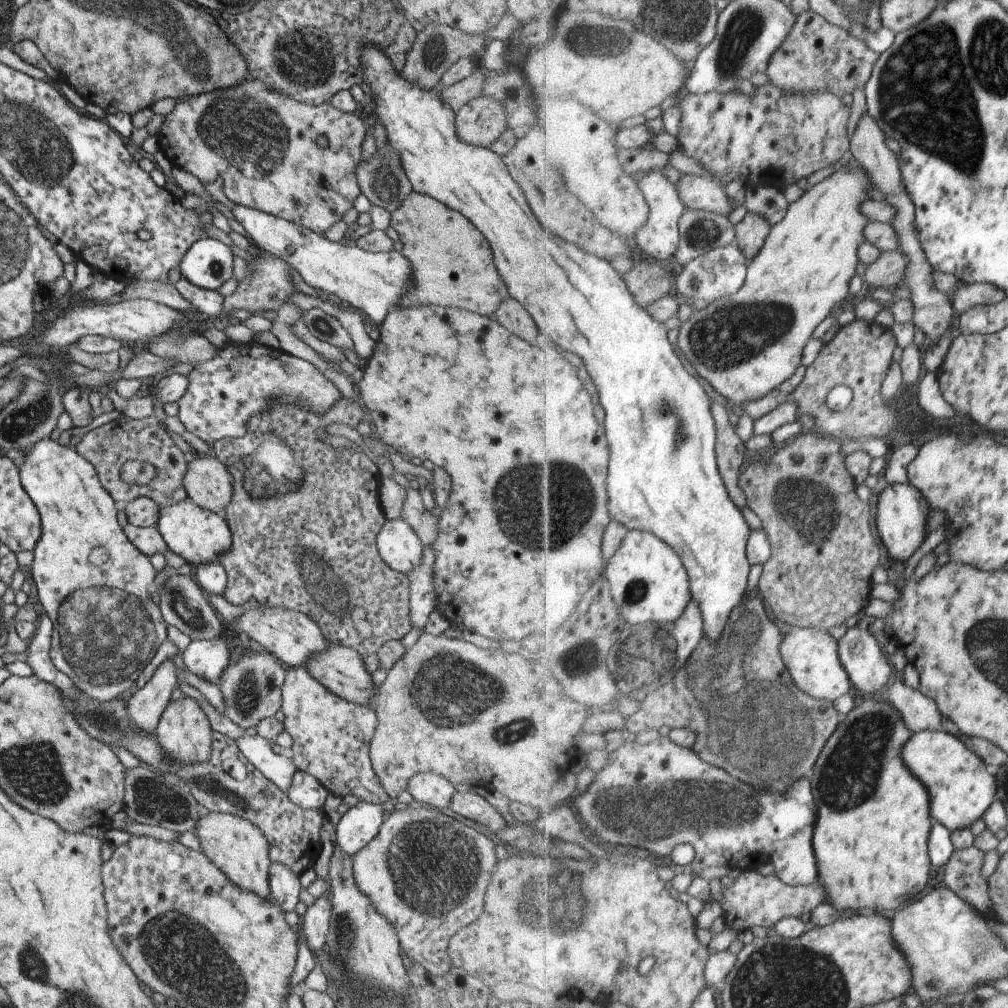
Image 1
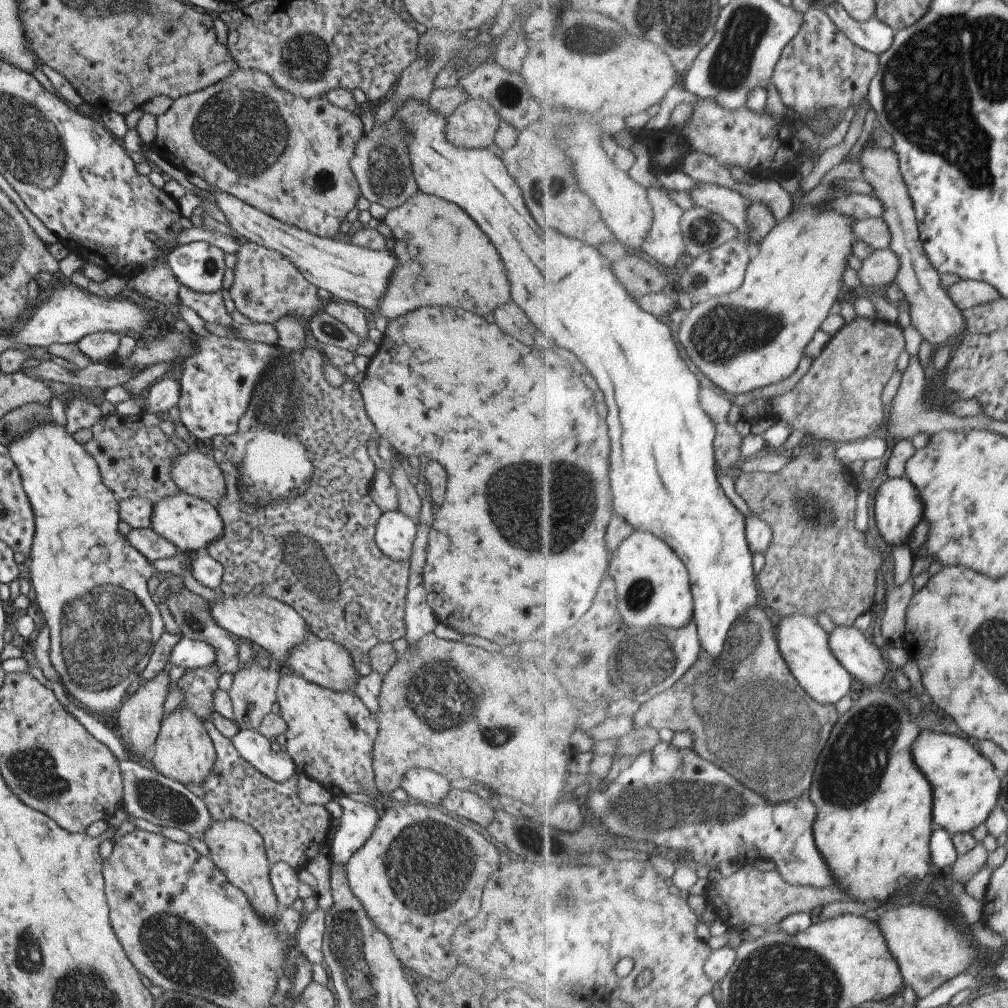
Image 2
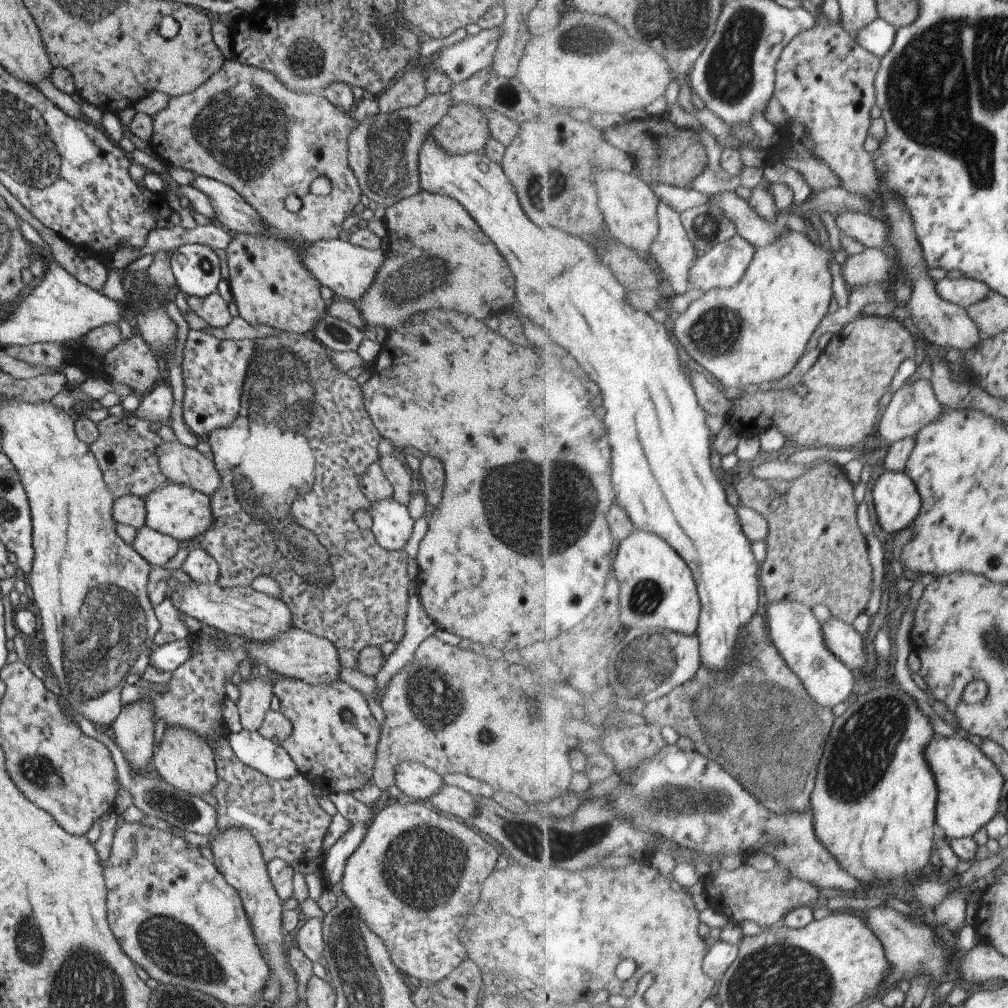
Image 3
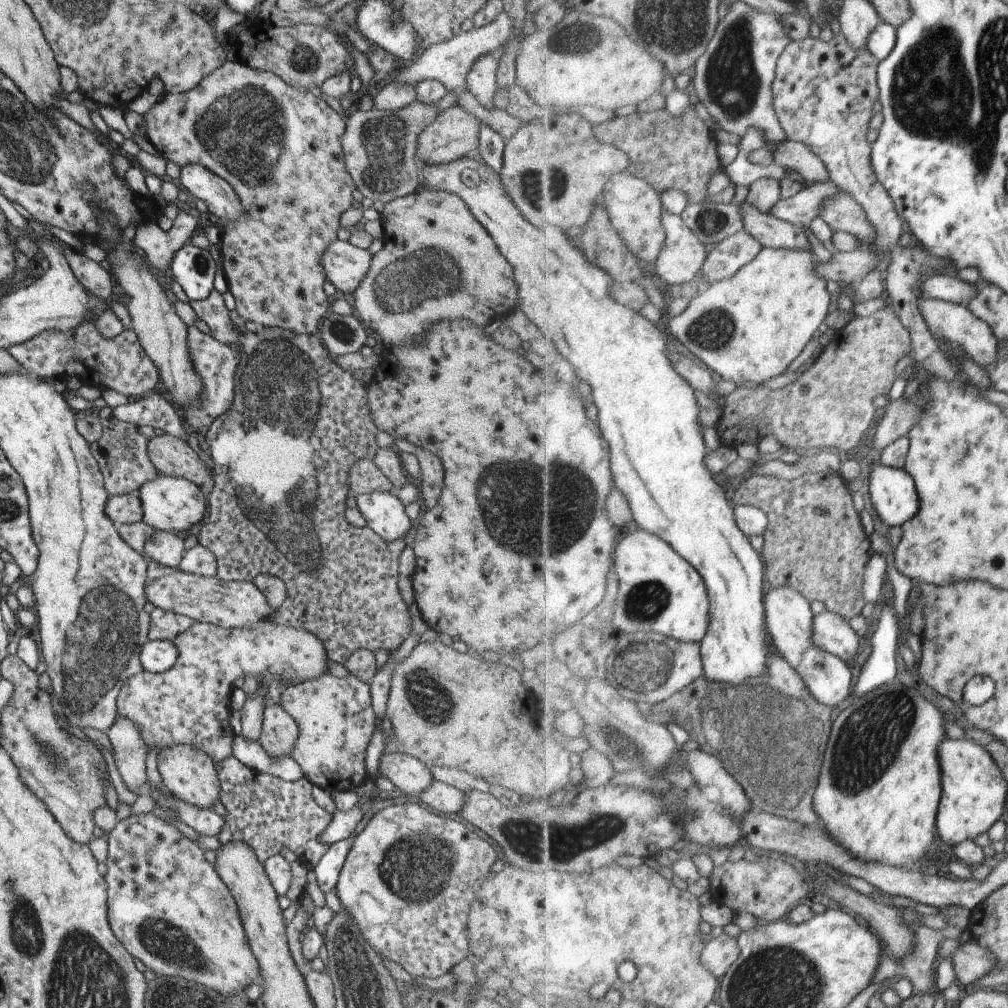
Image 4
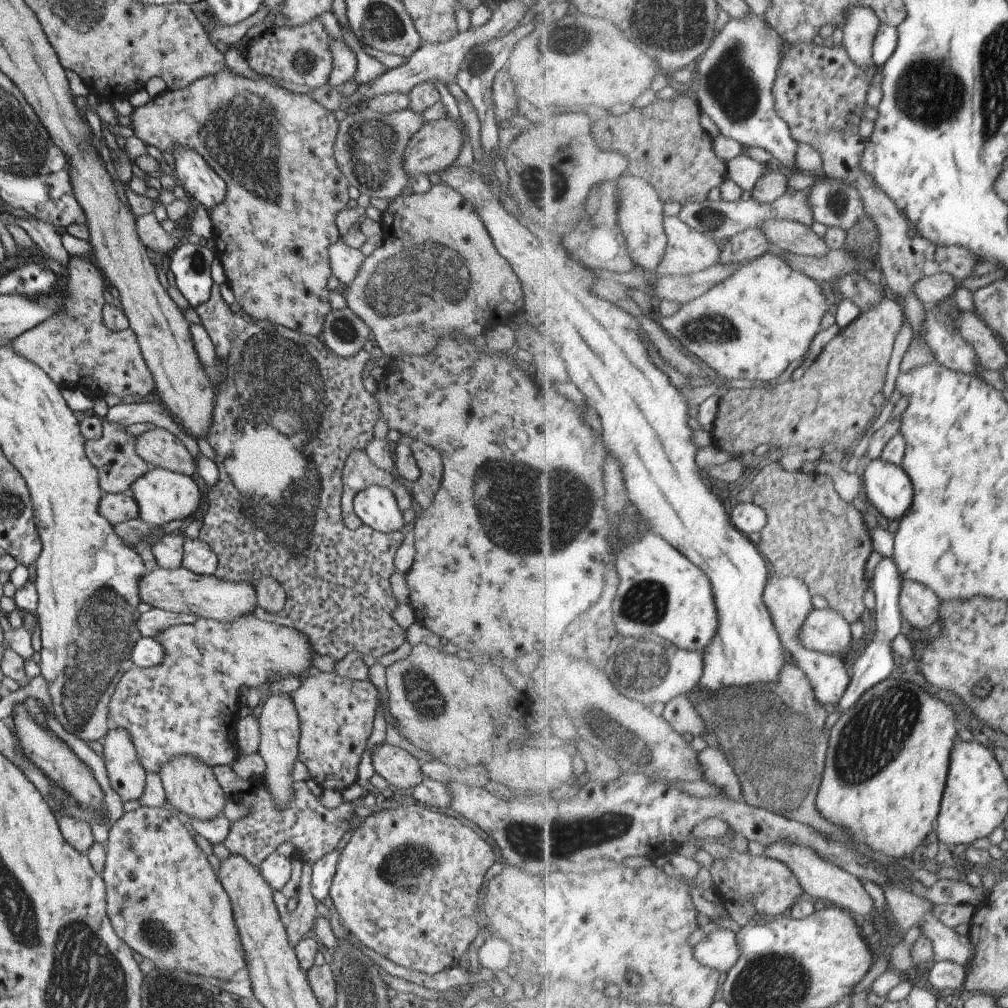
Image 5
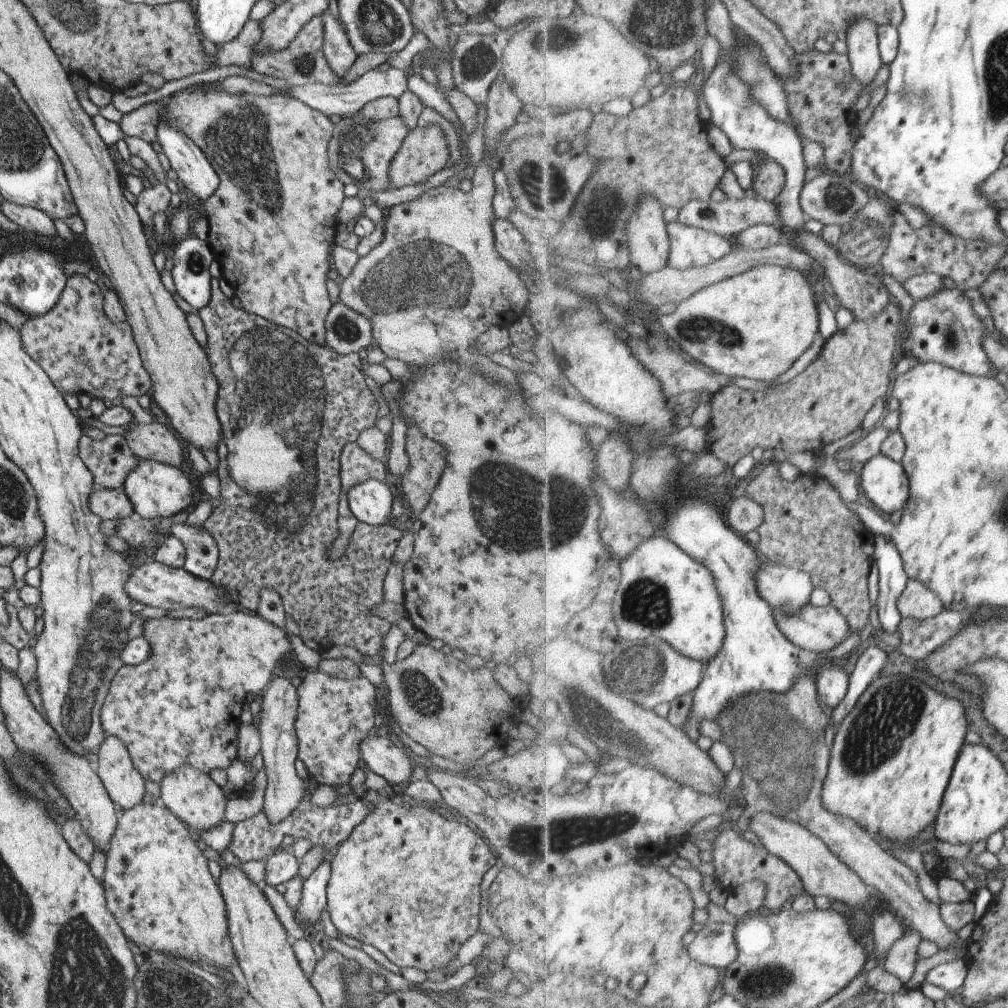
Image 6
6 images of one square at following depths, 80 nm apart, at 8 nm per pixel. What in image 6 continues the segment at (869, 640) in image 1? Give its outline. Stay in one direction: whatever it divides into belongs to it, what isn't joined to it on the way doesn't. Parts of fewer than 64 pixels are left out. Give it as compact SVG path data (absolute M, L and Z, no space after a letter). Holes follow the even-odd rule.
M833 604L803 607L796 615L775 611L780 629L797 646L813 652L829 652L850 634L850 624Z

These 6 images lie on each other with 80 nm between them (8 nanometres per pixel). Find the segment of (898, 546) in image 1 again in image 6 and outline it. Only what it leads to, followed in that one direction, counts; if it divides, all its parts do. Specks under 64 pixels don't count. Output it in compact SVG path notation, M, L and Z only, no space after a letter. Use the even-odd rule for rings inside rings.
M882 452L864 464L860 482L868 499L889 514L903 511L911 496L904 465Z

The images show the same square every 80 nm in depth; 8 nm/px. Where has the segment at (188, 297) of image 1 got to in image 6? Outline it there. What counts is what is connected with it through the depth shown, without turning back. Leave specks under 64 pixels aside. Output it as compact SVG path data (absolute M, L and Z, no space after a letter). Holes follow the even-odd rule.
M210 277L209 302L197 311L206 334L206 345L203 348L210 364L210 371L217 381L218 387L214 405L216 417L220 424L220 439L215 446L216 455L218 456L215 469L219 481L219 498L213 501L212 511L202 523L202 529L209 533L209 536L215 541L218 552L216 567L210 580L214 585L219 588L223 587L230 592L230 602L235 602L235 604L251 610L256 610L258 606L258 592L261 587L275 589L281 597L284 608L284 630L299 636L301 642L311 650L321 653L331 648L331 646L352 646L363 656L379 654L382 651L381 641L385 638L387 630L391 628L391 623L386 618L374 615L372 609L384 602L382 599L383 581L391 564L393 550L395 550L397 542L404 534L405 528L399 524L371 527L365 523L360 523L349 535L348 543L345 544L341 556L330 559L326 555L333 541L338 537L336 520L338 519L338 498L340 495L338 464L340 452L345 444L356 442L356 438L360 433L374 426L373 422L375 422L375 414L377 414L378 402L374 394L365 385L361 360L357 352L355 354L345 354L345 356L337 354L325 344L320 345L308 341L295 331L251 315L244 310L235 309L230 300L221 293L217 281L217 278Z

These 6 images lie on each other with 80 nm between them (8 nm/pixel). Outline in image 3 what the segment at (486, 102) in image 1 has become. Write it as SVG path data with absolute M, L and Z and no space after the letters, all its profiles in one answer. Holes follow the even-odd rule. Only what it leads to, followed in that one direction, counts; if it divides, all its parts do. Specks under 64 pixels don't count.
M467 101L453 104L429 134L452 155L481 151L490 136L488 120L480 106Z

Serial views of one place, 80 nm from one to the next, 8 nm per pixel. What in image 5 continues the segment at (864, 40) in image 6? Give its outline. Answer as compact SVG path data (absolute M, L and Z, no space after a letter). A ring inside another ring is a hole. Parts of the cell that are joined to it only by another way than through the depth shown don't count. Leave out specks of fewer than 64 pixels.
M853 6L847 10L843 24L843 44L849 51L853 62L859 66L875 65L873 45L882 22L871 7Z

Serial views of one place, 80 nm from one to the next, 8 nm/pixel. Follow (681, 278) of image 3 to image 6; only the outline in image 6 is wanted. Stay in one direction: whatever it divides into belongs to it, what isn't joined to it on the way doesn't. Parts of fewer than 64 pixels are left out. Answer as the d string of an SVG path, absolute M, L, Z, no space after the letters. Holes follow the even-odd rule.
M679 220L668 223L668 231L672 240L668 266L674 269L707 267L734 249L729 242L732 238L683 224Z

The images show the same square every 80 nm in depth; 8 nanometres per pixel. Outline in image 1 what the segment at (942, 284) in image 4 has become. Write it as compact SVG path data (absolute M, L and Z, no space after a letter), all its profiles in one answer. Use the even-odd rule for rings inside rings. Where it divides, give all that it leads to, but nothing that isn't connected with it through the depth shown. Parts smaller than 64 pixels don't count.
M993 283L959 284L953 296L953 307L960 314L977 305L994 305L1006 299L1006 290Z

